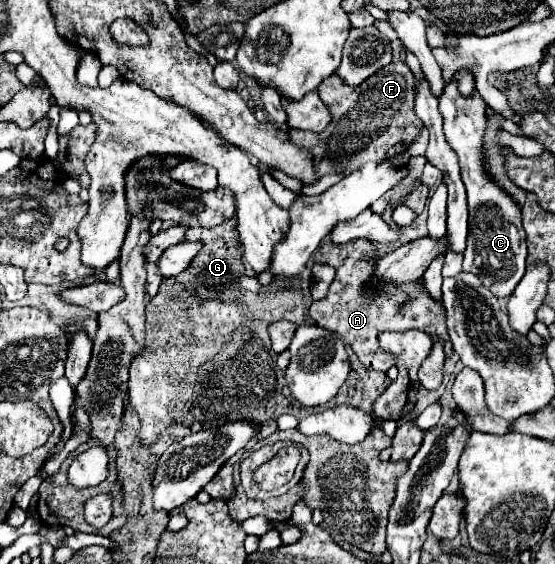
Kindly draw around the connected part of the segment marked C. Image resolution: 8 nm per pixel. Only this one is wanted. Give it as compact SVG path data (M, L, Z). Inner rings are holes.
M452 77L442 95L440 95L440 113L444 117L444 133L448 145L458 155L460 175L468 193L468 243L464 251L464 271L476 273L482 277L484 285L496 295L496 297L508 297L522 275L526 273L526 241L524 241L524 229L520 219L518 205L484 173L482 165L482 133L484 133L484 109L486 103L480 97L480 93L474 89L472 95L464 97L458 91L458 81Z

